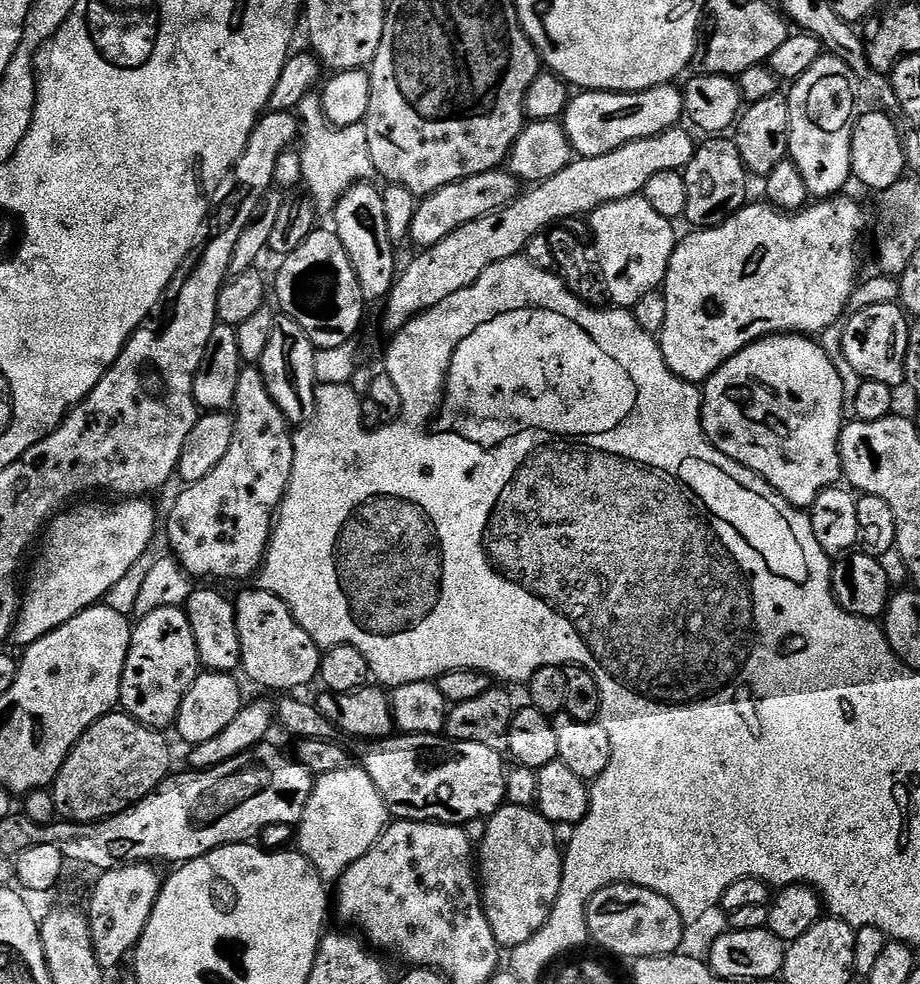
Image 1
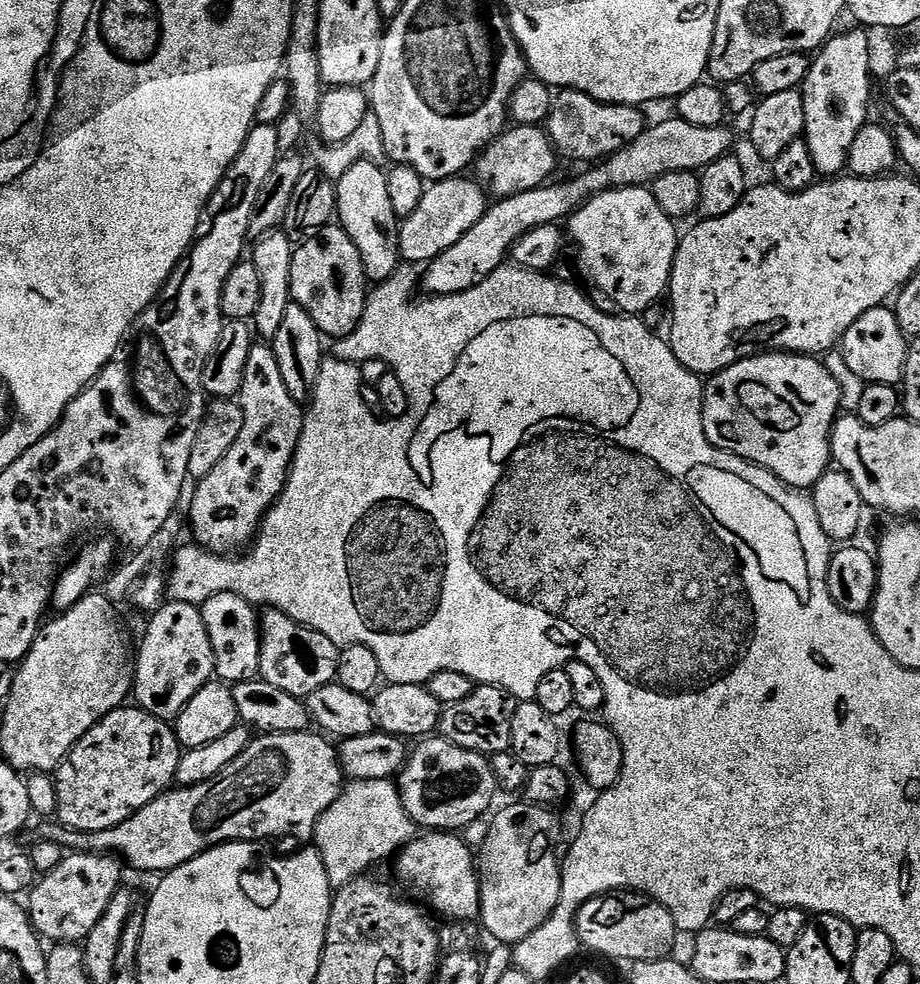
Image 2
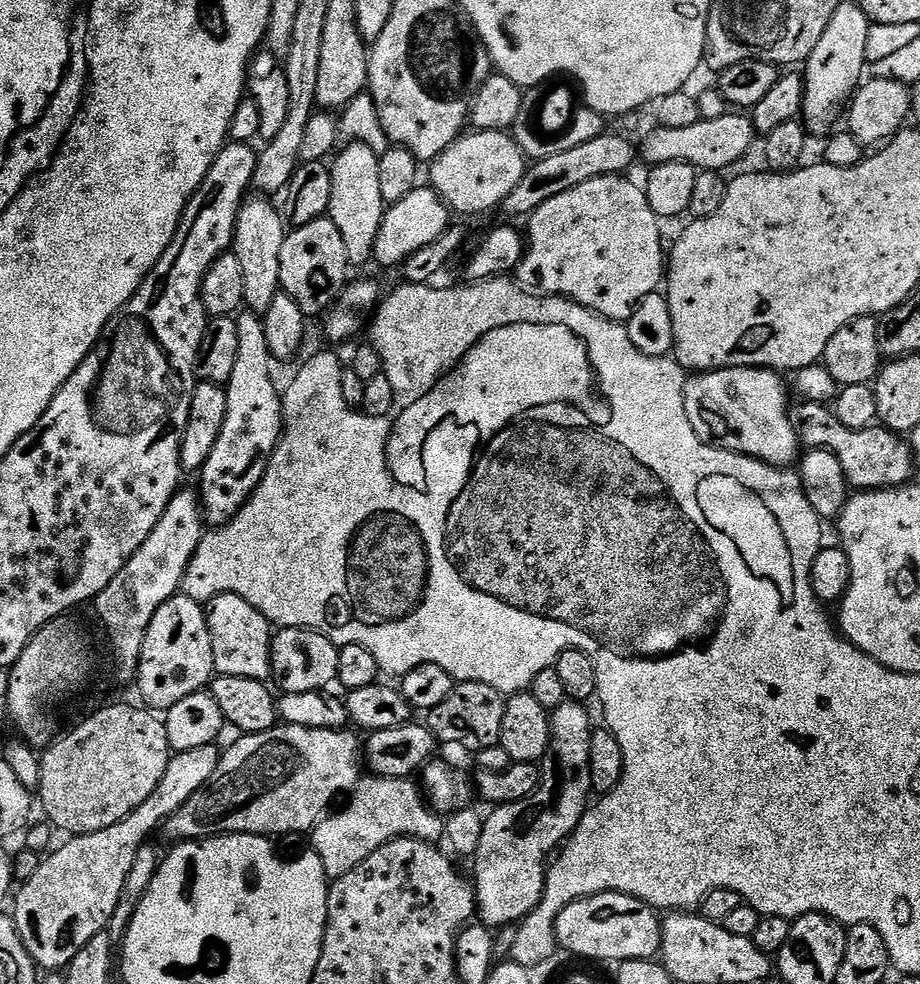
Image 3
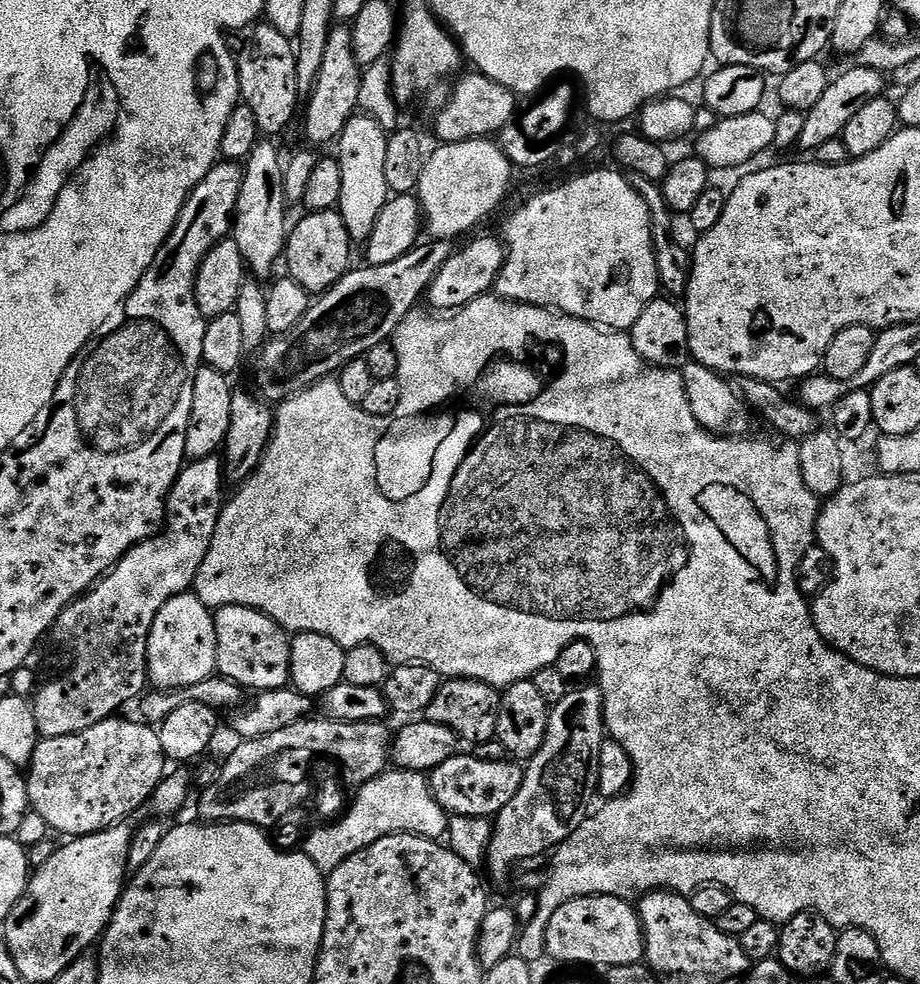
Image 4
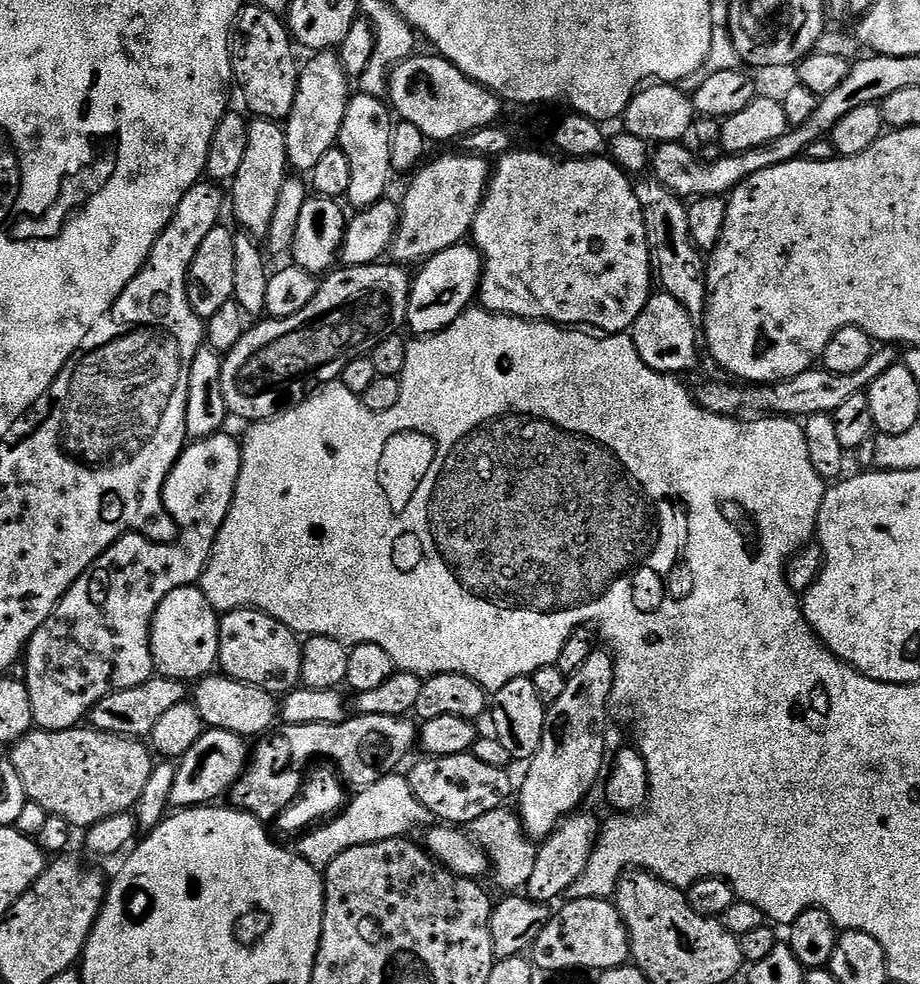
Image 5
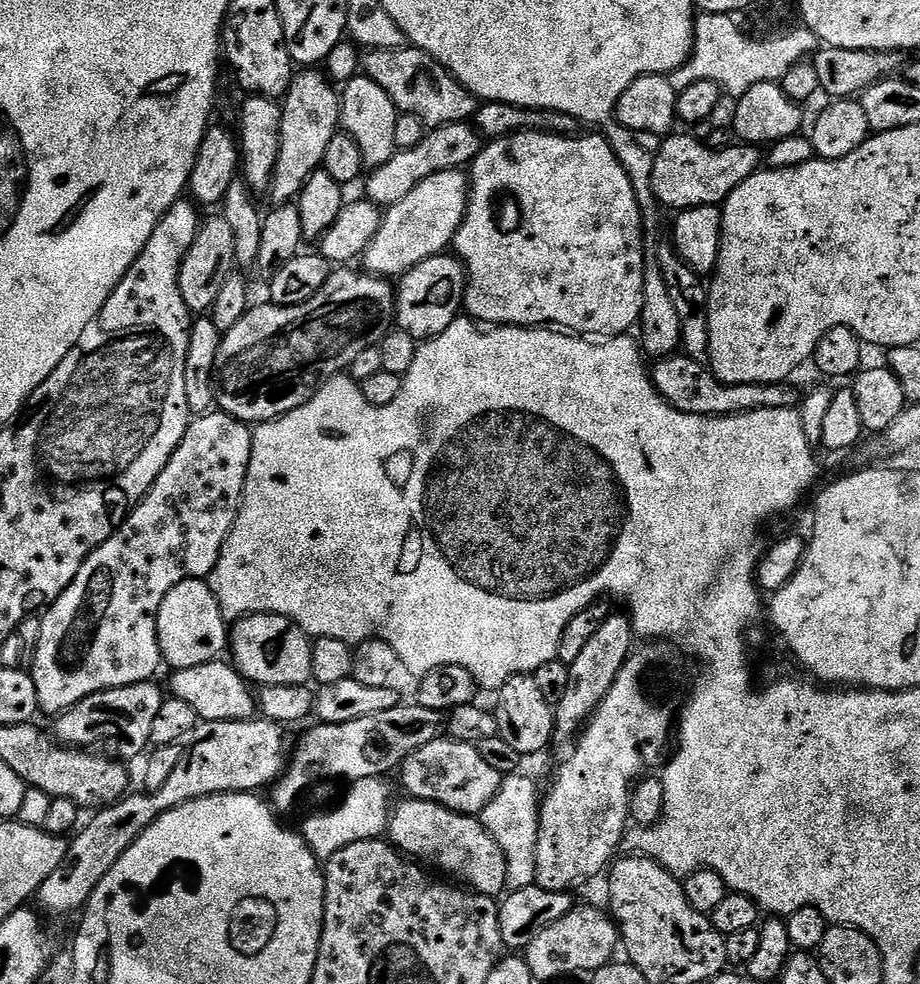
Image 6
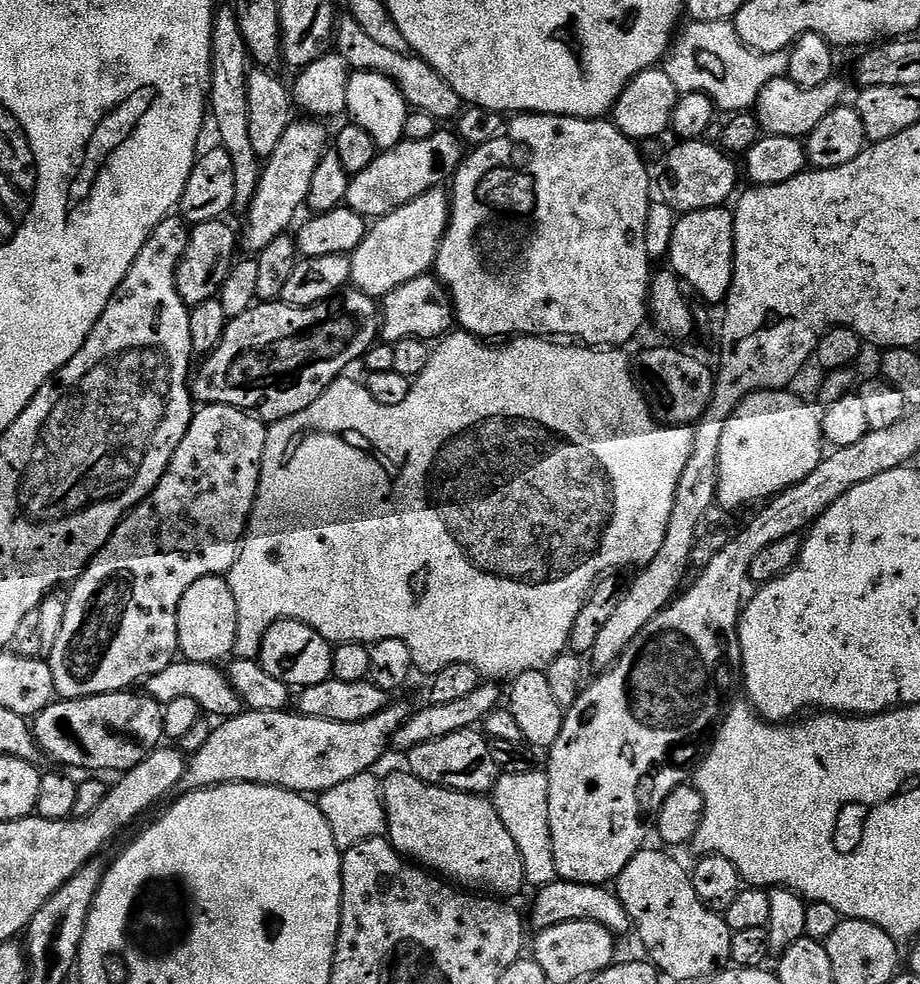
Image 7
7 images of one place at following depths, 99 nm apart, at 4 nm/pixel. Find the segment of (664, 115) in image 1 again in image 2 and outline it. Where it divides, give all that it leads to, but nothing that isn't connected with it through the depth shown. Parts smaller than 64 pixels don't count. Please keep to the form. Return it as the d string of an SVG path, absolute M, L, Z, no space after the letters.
M560 90L555 93L552 113L546 121L546 135L561 157L596 162L611 156L625 142L643 134L646 121L640 112L643 111L631 104L602 104L585 92Z

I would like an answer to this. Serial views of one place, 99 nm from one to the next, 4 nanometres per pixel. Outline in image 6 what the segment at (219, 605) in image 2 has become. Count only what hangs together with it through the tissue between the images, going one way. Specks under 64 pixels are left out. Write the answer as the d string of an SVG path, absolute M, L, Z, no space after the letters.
M269 612L241 616L230 628L230 656L231 652L230 660L236 671L253 685L299 688L312 680L312 640L284 616Z

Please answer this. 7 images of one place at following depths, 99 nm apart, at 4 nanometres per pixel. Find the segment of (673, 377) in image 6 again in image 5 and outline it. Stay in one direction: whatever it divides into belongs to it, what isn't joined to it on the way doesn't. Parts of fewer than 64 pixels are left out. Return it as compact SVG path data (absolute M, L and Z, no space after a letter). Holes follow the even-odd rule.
M877 347L870 359L862 366L862 370L854 370L854 374L834 374L813 366L807 368L802 374L794 374L794 378L786 378L773 384L729 382L727 379L724 379L725 381L708 380L705 384L697 386L694 401L704 412L733 418L739 417L741 413L771 414L789 418L834 414L846 398L863 393L868 385L872 384L874 378L878 378L878 374L892 367L894 363L892 352L891 347ZM727 382L732 384L727 384Z

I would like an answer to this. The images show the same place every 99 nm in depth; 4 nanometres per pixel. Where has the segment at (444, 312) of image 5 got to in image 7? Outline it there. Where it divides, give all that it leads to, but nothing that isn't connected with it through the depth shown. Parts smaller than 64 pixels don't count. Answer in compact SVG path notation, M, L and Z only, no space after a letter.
M425 274L398 286L382 297L378 308L378 336L385 344L396 344L400 340L431 341L431 336L440 338L449 331L453 319L452 297L435 275Z

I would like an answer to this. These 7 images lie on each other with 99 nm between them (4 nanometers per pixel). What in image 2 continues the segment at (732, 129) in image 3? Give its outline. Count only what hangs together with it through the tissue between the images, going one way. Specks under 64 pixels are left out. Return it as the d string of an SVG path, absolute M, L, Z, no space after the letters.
M671 119L664 120L653 128L652 125L645 127L641 136L627 141L613 151L611 156L593 163L589 172L584 172L573 180L564 180L561 184L550 182L522 194L497 199L486 215L470 231L462 234L462 238L458 238L458 242L454 242L450 250L428 261L423 269L425 293L447 294L470 290L505 263L512 245L525 232L547 224L555 225L560 219L563 221L591 196L608 192L612 188L648 186L662 174L703 170L733 151L732 136L727 132L727 127L690 126L690 122L685 120Z

